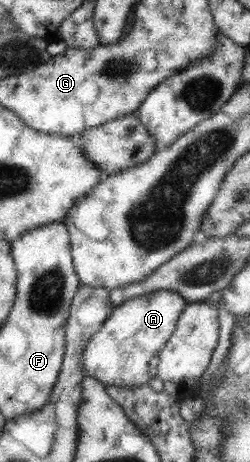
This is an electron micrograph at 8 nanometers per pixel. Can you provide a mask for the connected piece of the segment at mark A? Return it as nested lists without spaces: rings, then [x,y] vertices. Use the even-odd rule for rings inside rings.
[[[160,290],[114,307],[102,328],[84,345],[81,356],[84,376],[93,376],[105,386],[117,385],[128,389],[147,384],[157,376],[158,354],[174,333],[187,303],[176,292]]]

